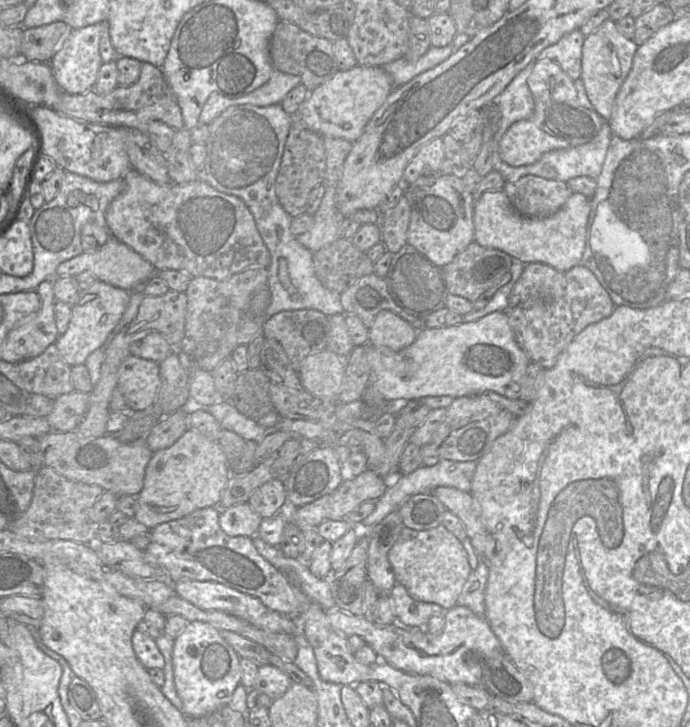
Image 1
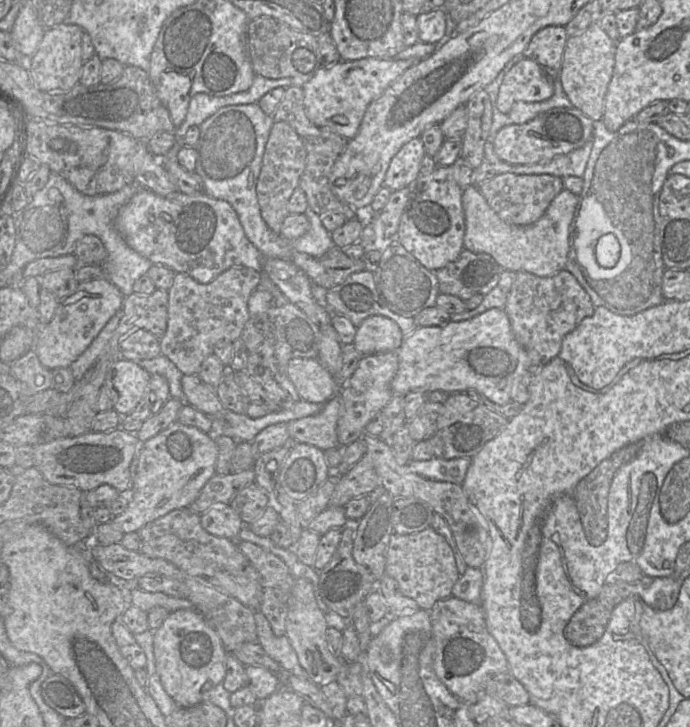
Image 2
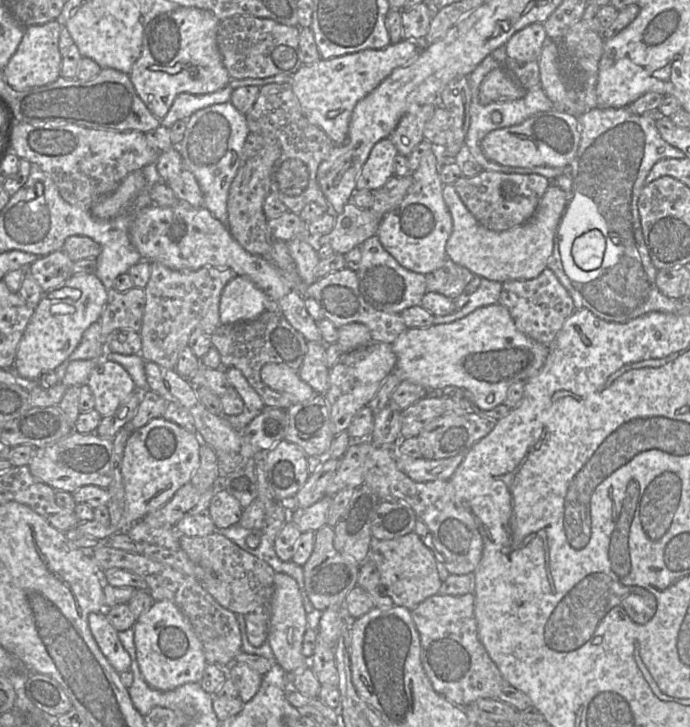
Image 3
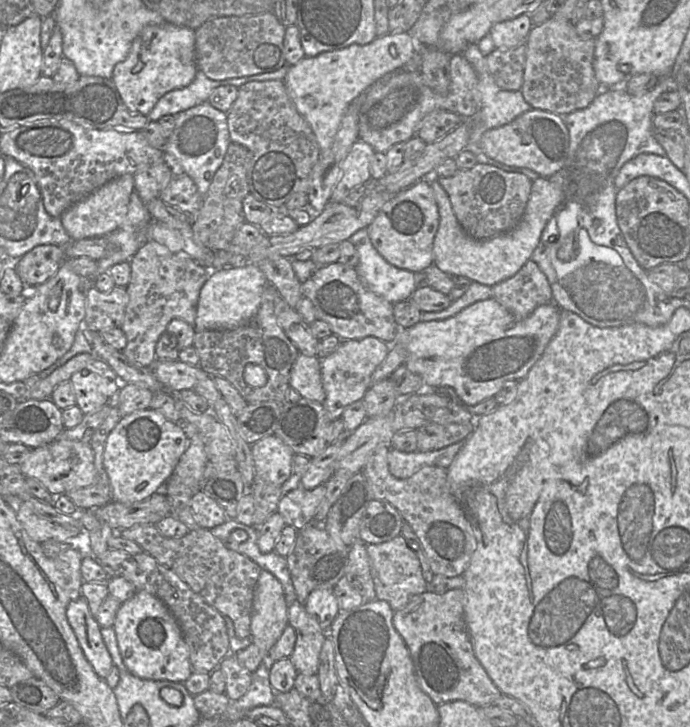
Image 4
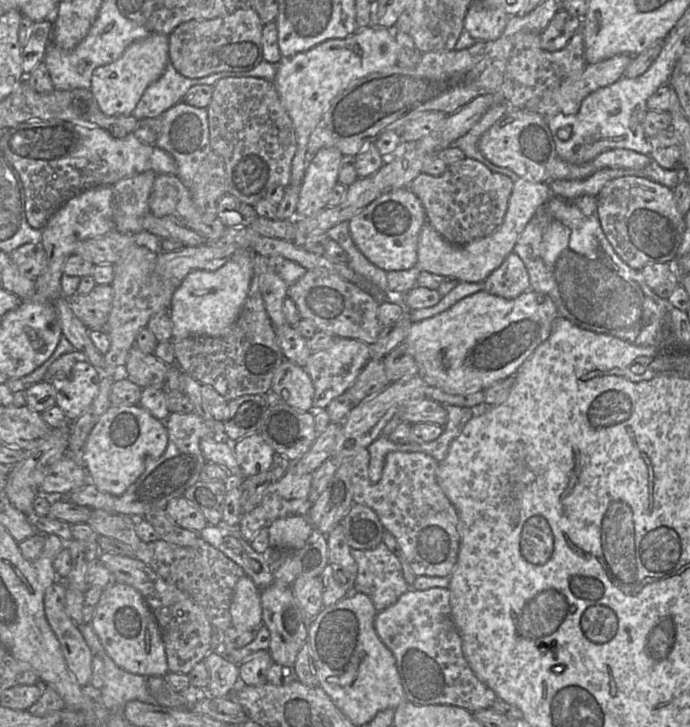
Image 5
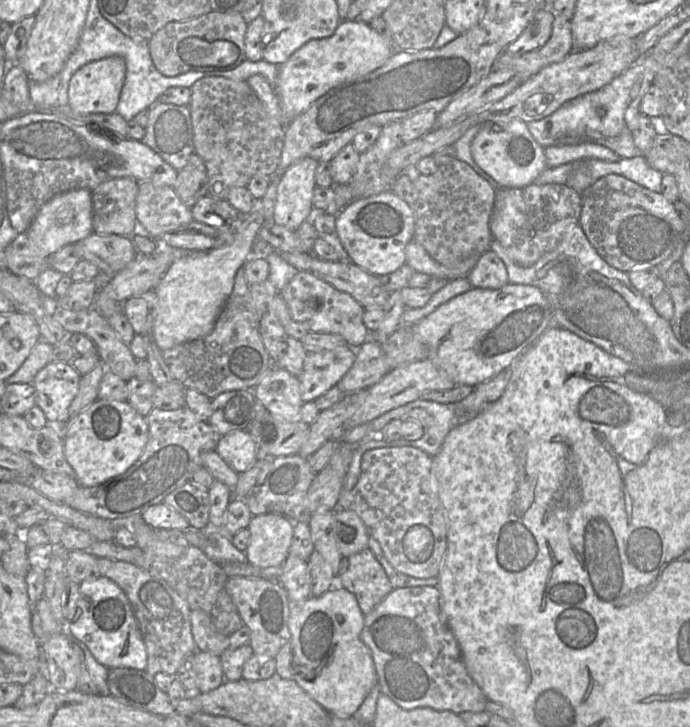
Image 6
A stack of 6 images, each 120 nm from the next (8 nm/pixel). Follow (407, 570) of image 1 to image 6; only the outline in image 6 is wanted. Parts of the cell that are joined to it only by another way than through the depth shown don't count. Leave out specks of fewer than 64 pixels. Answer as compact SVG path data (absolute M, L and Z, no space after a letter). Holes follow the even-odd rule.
M368 548L342 560L337 584L355 595L364 615L394 589L383 566Z

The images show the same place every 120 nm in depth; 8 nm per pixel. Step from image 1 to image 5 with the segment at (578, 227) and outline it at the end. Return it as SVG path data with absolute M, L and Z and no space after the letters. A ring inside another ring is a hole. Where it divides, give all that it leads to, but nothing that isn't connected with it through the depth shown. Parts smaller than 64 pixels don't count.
M515 181L509 197L508 208L500 226L490 235L462 246L447 242L430 224L425 223L418 237L416 266L421 271L441 275L445 278L454 278L459 282L483 283L513 252L514 246L527 224L537 210L552 196L547 183Z

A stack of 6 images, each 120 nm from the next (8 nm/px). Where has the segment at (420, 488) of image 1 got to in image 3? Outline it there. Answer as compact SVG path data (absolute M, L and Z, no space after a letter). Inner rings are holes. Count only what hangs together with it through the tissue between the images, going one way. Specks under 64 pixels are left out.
M466 453L444 459L412 458L397 454L397 467L417 482L450 480Z

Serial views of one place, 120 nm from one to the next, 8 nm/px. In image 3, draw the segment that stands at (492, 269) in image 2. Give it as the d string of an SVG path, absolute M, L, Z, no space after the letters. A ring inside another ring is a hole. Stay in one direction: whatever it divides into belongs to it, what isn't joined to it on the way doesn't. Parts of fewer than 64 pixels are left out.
M448 259L442 267L425 275L426 289L454 300L474 277L469 269Z

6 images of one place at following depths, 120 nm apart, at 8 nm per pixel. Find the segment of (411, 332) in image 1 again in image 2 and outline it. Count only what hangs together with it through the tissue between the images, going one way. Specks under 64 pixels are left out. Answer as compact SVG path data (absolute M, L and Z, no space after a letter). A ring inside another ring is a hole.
M373 315L357 326L353 345L363 355L397 351L404 340L400 327L391 319Z

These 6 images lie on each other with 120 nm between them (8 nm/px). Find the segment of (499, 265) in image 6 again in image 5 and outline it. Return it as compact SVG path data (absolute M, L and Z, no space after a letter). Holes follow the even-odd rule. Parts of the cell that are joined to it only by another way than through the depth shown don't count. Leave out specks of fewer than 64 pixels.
M511 253L484 281L484 291L505 298L515 299L530 289L529 274L521 258Z

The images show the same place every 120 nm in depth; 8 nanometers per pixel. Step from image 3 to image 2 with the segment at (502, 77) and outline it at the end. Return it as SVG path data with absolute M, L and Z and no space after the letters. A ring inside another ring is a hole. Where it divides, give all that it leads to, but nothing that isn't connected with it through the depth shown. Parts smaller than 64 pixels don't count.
M521 57L508 64L494 107L507 114L514 102L542 102L554 95L554 83L536 61Z

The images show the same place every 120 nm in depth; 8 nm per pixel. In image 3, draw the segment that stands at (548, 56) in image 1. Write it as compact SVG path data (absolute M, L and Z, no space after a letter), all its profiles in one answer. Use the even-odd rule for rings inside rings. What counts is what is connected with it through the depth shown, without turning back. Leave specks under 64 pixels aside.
M535 22L527 25L506 43L508 58L519 62L538 61L547 37L543 23Z

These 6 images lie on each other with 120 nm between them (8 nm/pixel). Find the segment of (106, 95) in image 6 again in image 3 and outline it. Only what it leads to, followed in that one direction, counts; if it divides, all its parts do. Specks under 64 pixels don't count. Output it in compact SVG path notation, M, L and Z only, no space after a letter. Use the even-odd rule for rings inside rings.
M178 7L159 15L146 25L141 53L129 77L138 96L159 120L167 114L180 93L213 93L231 81L217 45L219 22L208 10Z

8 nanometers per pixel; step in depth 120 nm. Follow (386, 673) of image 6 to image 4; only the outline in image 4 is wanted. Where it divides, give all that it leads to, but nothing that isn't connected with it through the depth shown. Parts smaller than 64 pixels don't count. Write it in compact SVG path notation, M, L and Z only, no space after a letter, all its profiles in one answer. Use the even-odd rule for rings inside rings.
M462 588L444 593L424 592L394 612L393 625L405 641L420 688L437 705L465 701L476 707L493 704L501 691L475 656L464 614Z

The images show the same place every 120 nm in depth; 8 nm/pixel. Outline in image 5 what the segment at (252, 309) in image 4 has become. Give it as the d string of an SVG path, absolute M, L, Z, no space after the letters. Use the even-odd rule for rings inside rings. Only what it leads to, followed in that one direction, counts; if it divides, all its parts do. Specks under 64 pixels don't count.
M233 255L219 269L192 271L179 283L169 309L173 340L193 335L220 337L231 331L245 303L254 275L253 257L254 255Z

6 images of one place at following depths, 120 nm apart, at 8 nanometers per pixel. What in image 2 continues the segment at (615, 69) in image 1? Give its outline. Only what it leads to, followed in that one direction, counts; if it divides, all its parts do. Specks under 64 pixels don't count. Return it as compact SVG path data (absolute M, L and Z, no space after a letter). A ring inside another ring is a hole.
M597 23L578 35L569 36L559 71L561 86L573 108L593 121L602 120L605 95L613 75L617 40L611 39Z

